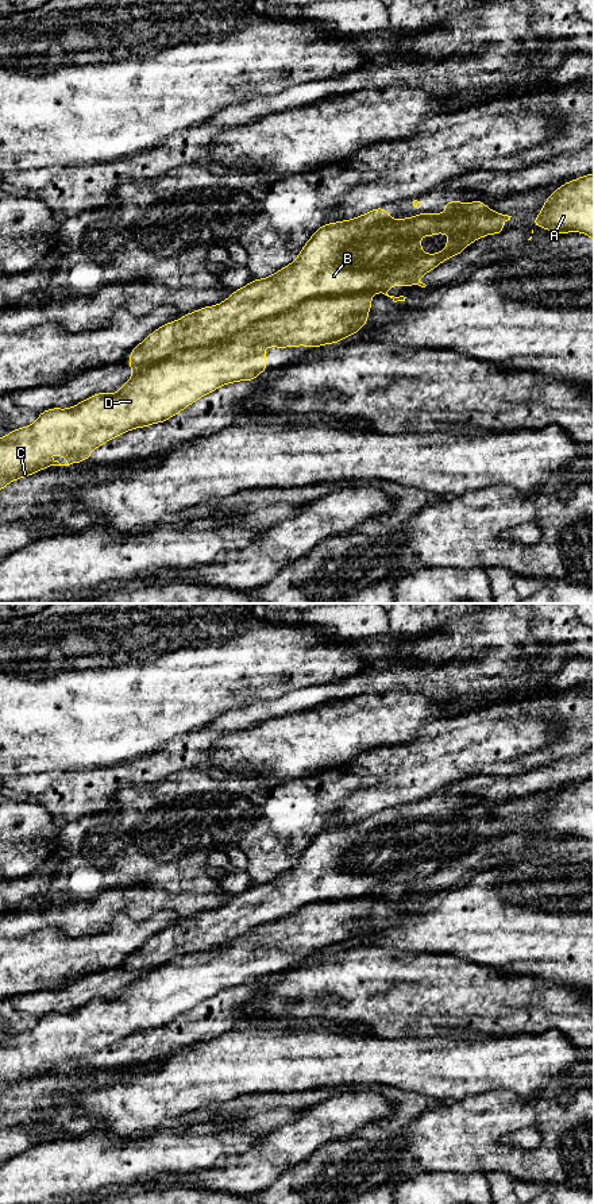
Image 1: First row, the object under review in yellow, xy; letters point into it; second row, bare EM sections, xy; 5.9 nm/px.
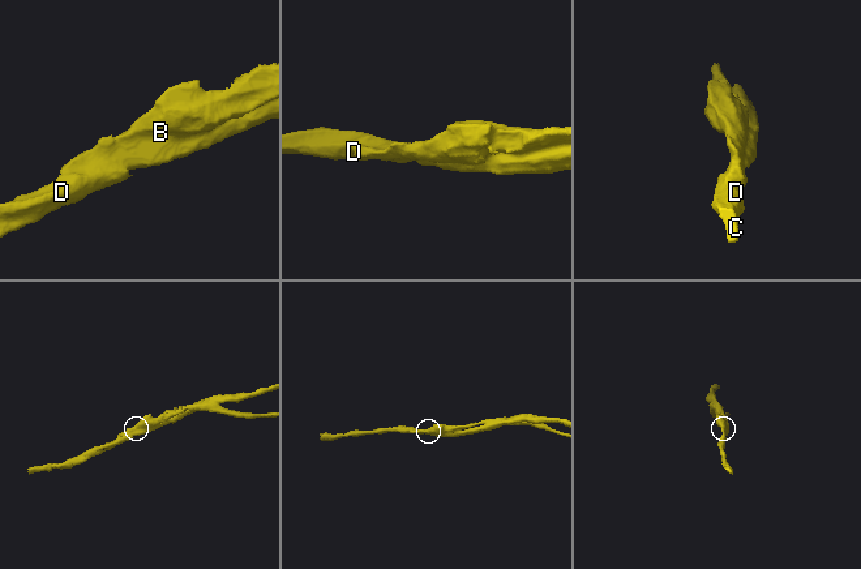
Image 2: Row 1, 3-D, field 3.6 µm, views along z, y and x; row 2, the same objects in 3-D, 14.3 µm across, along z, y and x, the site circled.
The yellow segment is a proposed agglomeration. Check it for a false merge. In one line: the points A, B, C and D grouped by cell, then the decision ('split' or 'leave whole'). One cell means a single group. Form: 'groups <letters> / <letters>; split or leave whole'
groups A C D / B; split

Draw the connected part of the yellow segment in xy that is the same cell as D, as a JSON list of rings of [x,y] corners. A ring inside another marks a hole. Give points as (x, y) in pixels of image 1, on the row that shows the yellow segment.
[[[375,283],[364,292],[316,296],[302,301],[293,309],[263,319],[240,332],[236,337],[194,350],[177,351],[173,356],[150,364],[140,374],[127,381],[119,391],[112,394],[96,393],[69,409],[46,409],[34,424],[14,429],[0,439],[0,490],[15,479],[28,478],[40,470],[51,466],[70,466],[86,462],[90,454],[107,441],[135,428],[146,428],[150,424],[161,424],[182,412],[201,397],[217,390],[220,386],[255,381],[267,370],[265,347],[321,347],[329,343],[339,343],[343,339],[356,335],[367,324],[371,309],[371,293],[382,293],[394,302],[405,301],[406,297],[389,296],[387,290],[396,283]],[[42,451],[65,455],[68,462],[61,464],[53,458],[38,459],[27,466],[26,471],[19,470],[19,462],[30,462]]]

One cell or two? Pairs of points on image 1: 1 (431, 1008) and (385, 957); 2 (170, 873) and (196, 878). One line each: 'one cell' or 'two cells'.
1: one cell
2: one cell

